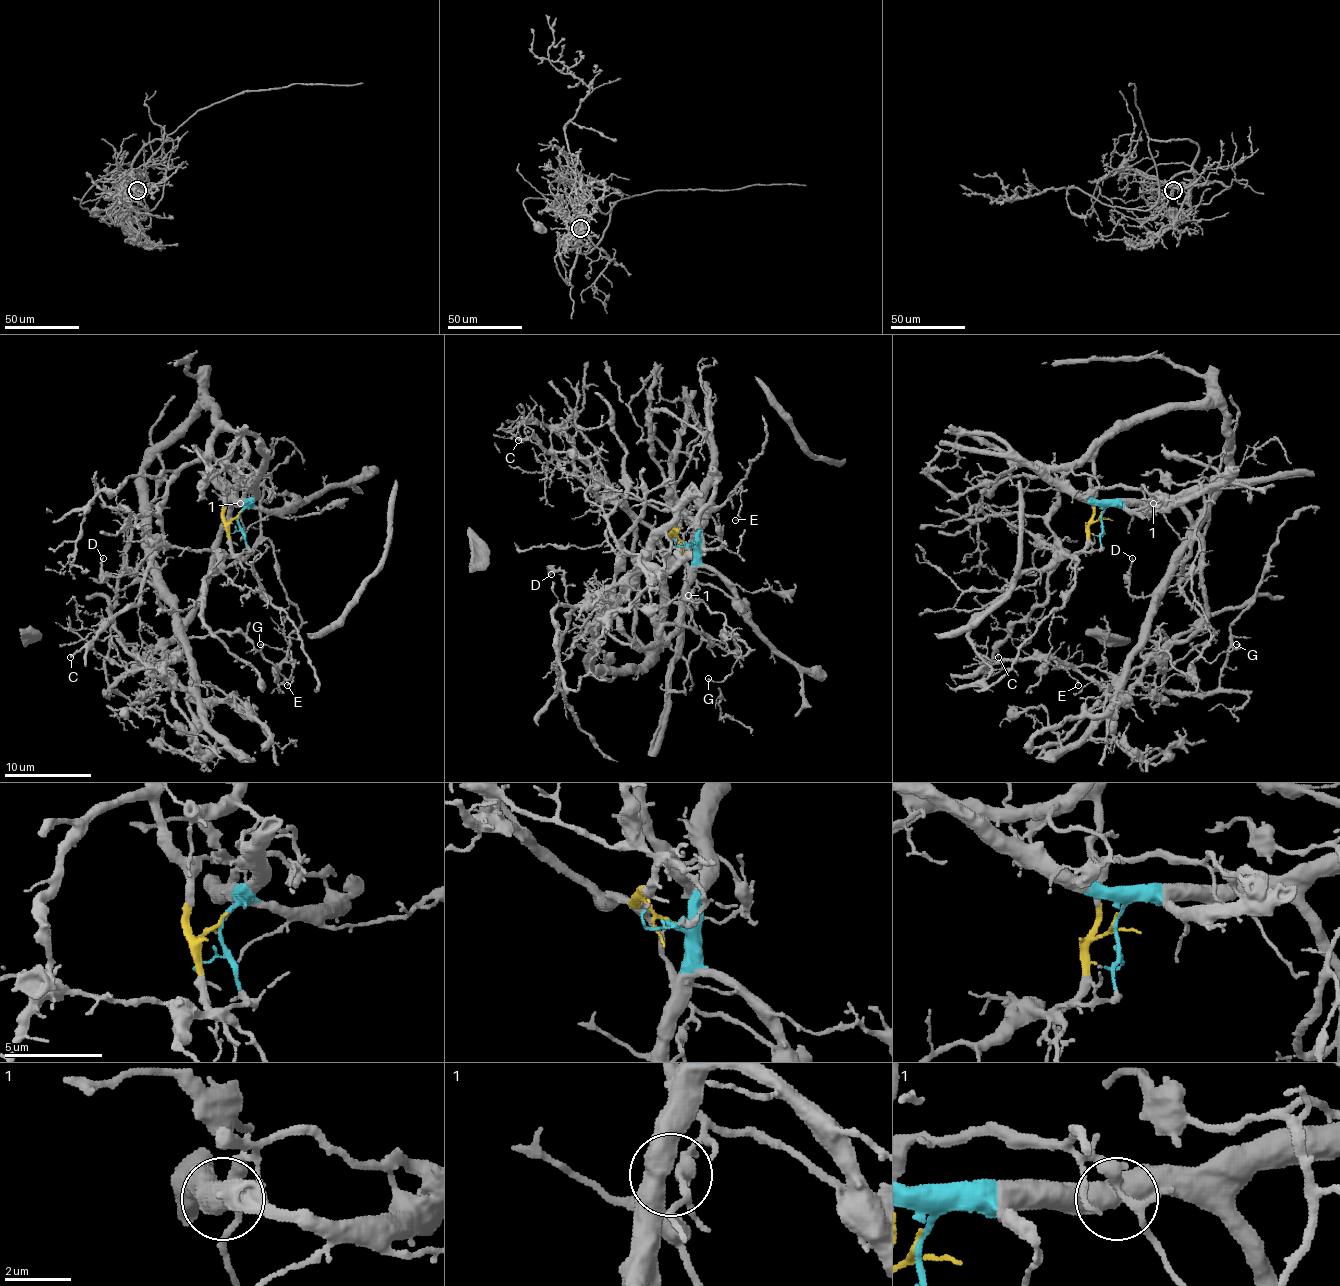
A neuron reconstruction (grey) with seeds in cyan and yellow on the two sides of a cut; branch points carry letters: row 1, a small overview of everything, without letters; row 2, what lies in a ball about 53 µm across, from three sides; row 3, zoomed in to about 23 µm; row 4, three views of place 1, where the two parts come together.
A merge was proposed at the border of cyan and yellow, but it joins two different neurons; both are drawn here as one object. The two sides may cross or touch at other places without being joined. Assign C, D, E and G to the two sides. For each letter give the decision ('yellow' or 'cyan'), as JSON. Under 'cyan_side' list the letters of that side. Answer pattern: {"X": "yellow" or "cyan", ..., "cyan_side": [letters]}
{"C": "yellow", "D": "cyan", "E": "yellow", "G": "cyan", "cyan_side": ["D", "G"]}

